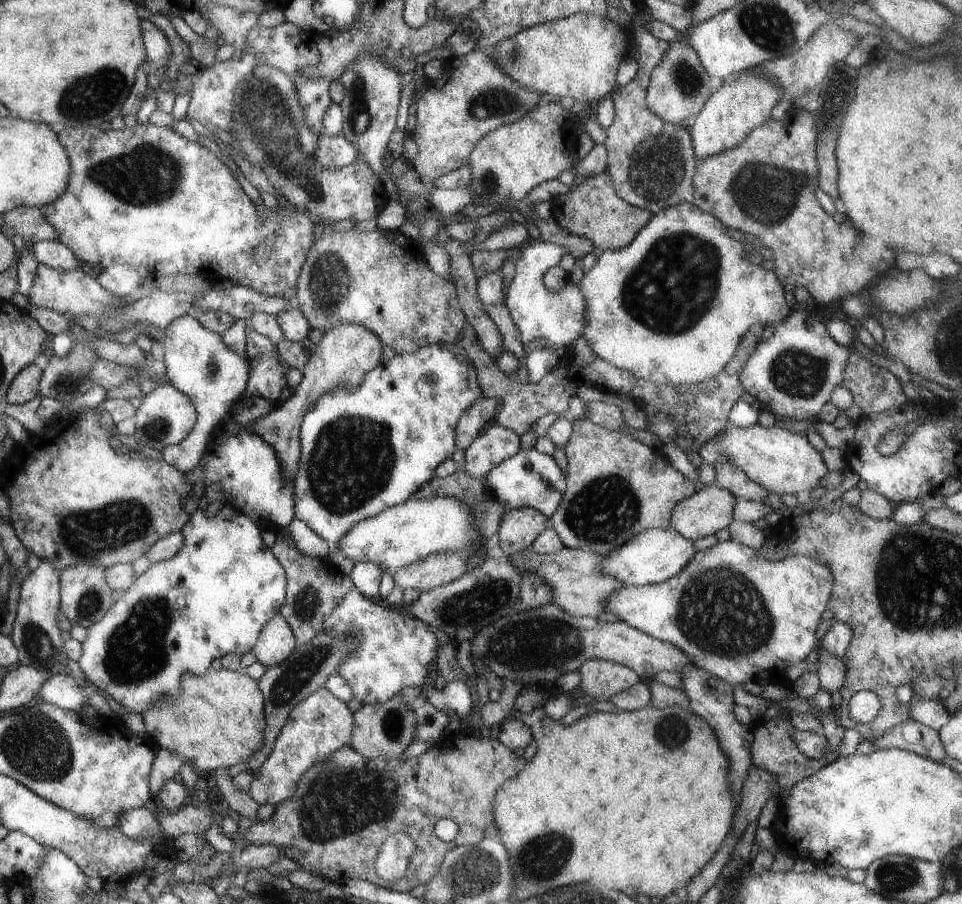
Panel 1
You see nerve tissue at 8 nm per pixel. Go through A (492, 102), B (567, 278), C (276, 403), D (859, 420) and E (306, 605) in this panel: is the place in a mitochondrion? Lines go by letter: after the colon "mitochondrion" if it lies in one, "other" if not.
A: mitochondrion
B: other
C: other
D: other
E: mitochondrion

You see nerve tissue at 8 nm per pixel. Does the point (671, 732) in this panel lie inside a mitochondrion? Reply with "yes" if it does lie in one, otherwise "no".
yes

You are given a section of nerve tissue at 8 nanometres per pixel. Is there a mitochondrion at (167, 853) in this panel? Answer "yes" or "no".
no

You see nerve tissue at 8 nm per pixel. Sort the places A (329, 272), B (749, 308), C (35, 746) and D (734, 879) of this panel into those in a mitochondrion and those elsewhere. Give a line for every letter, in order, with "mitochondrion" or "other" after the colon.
A: mitochondrion
B: other
C: mitochondrion
D: other

